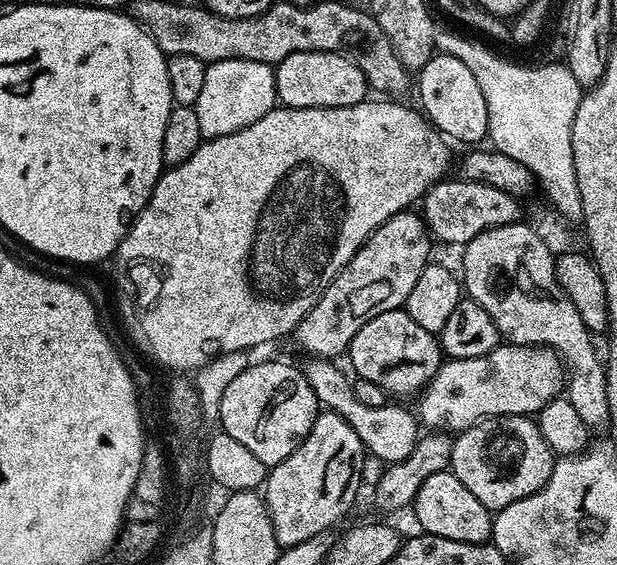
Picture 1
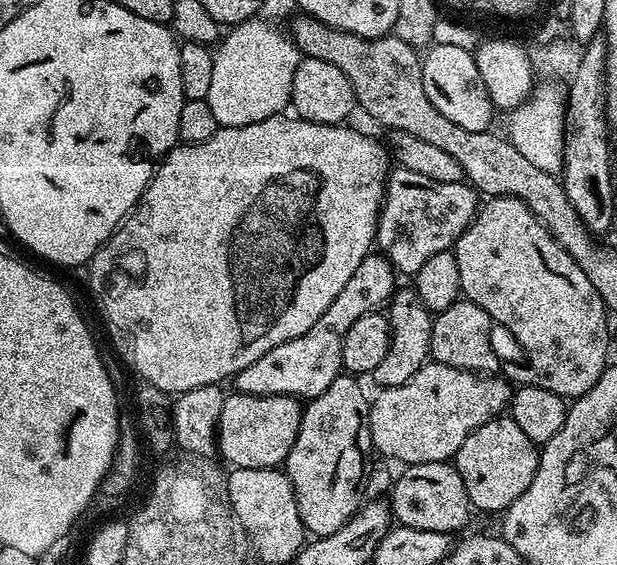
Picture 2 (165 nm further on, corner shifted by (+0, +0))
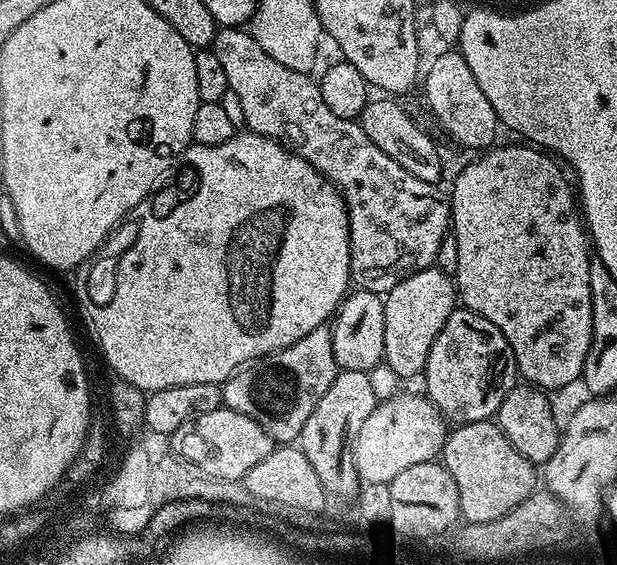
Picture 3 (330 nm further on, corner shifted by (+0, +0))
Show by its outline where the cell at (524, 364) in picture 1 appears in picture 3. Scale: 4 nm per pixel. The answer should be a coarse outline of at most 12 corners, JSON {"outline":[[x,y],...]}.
{"outline":[[427,395],[379,401],[352,440],[365,485],[433,462],[450,431]]}

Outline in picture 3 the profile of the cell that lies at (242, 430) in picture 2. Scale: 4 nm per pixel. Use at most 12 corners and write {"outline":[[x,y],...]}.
{"outline":[[223,406],[178,426],[171,450],[241,481],[273,447],[254,418]]}

